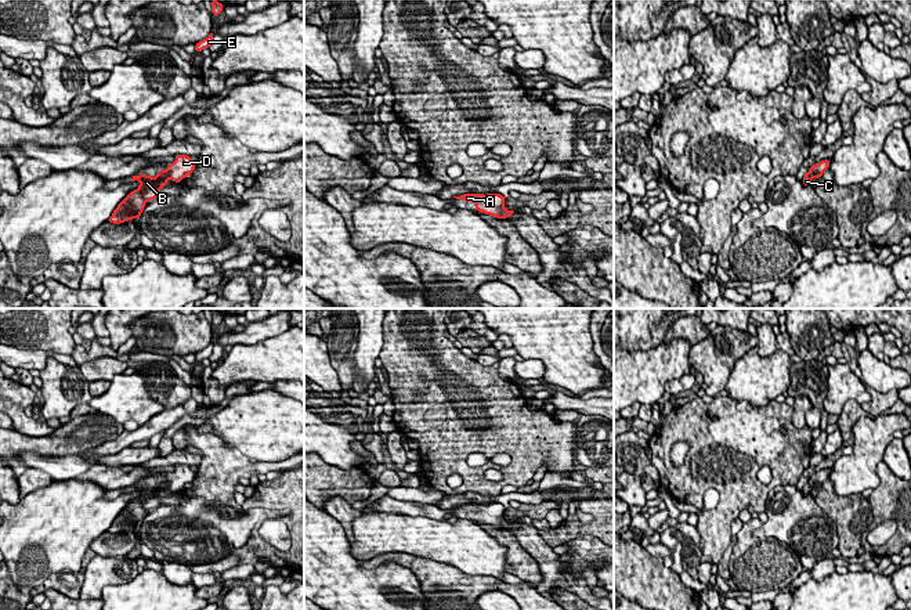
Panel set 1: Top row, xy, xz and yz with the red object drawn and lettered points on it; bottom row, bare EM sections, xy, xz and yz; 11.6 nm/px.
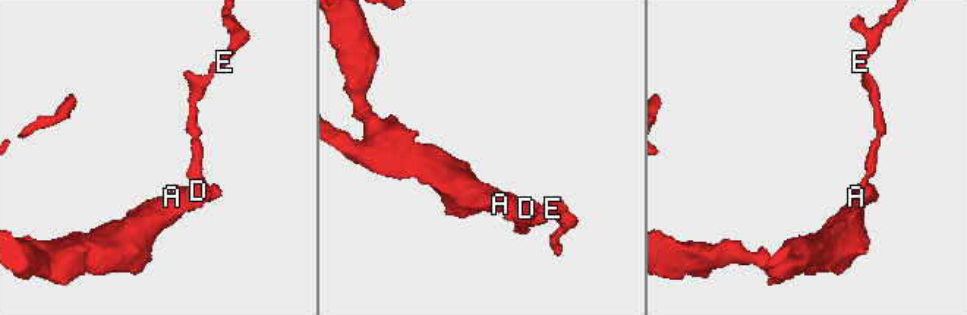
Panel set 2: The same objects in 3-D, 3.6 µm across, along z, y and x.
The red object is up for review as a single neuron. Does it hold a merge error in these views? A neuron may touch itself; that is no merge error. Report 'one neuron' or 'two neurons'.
one neuron

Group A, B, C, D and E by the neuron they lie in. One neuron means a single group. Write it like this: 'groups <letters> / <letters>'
groups A B C D E

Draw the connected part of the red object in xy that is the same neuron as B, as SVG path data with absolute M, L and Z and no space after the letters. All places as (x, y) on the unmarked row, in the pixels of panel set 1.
M176 465L176 470L167 474L166 480L159 480L155 487L147 484L133 486L131 491L138 490L140 495L133 499L113 520L108 528L112 534L126 533L133 528L140 528L145 513L158 508L160 499L167 495L167 490L181 492L182 488L191 486L196 473L188 465Z

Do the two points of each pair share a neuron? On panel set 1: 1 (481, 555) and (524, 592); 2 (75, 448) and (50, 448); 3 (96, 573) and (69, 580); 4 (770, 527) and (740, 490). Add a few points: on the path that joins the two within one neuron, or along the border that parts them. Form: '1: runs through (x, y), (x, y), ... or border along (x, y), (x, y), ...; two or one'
1: border along (469, 574), (491, 574), (501, 580); two
2: runs through (69, 448), (55, 448); one
3: border along (83, 583), (79, 595); two
4: border along (770, 490), (765, 511); two

